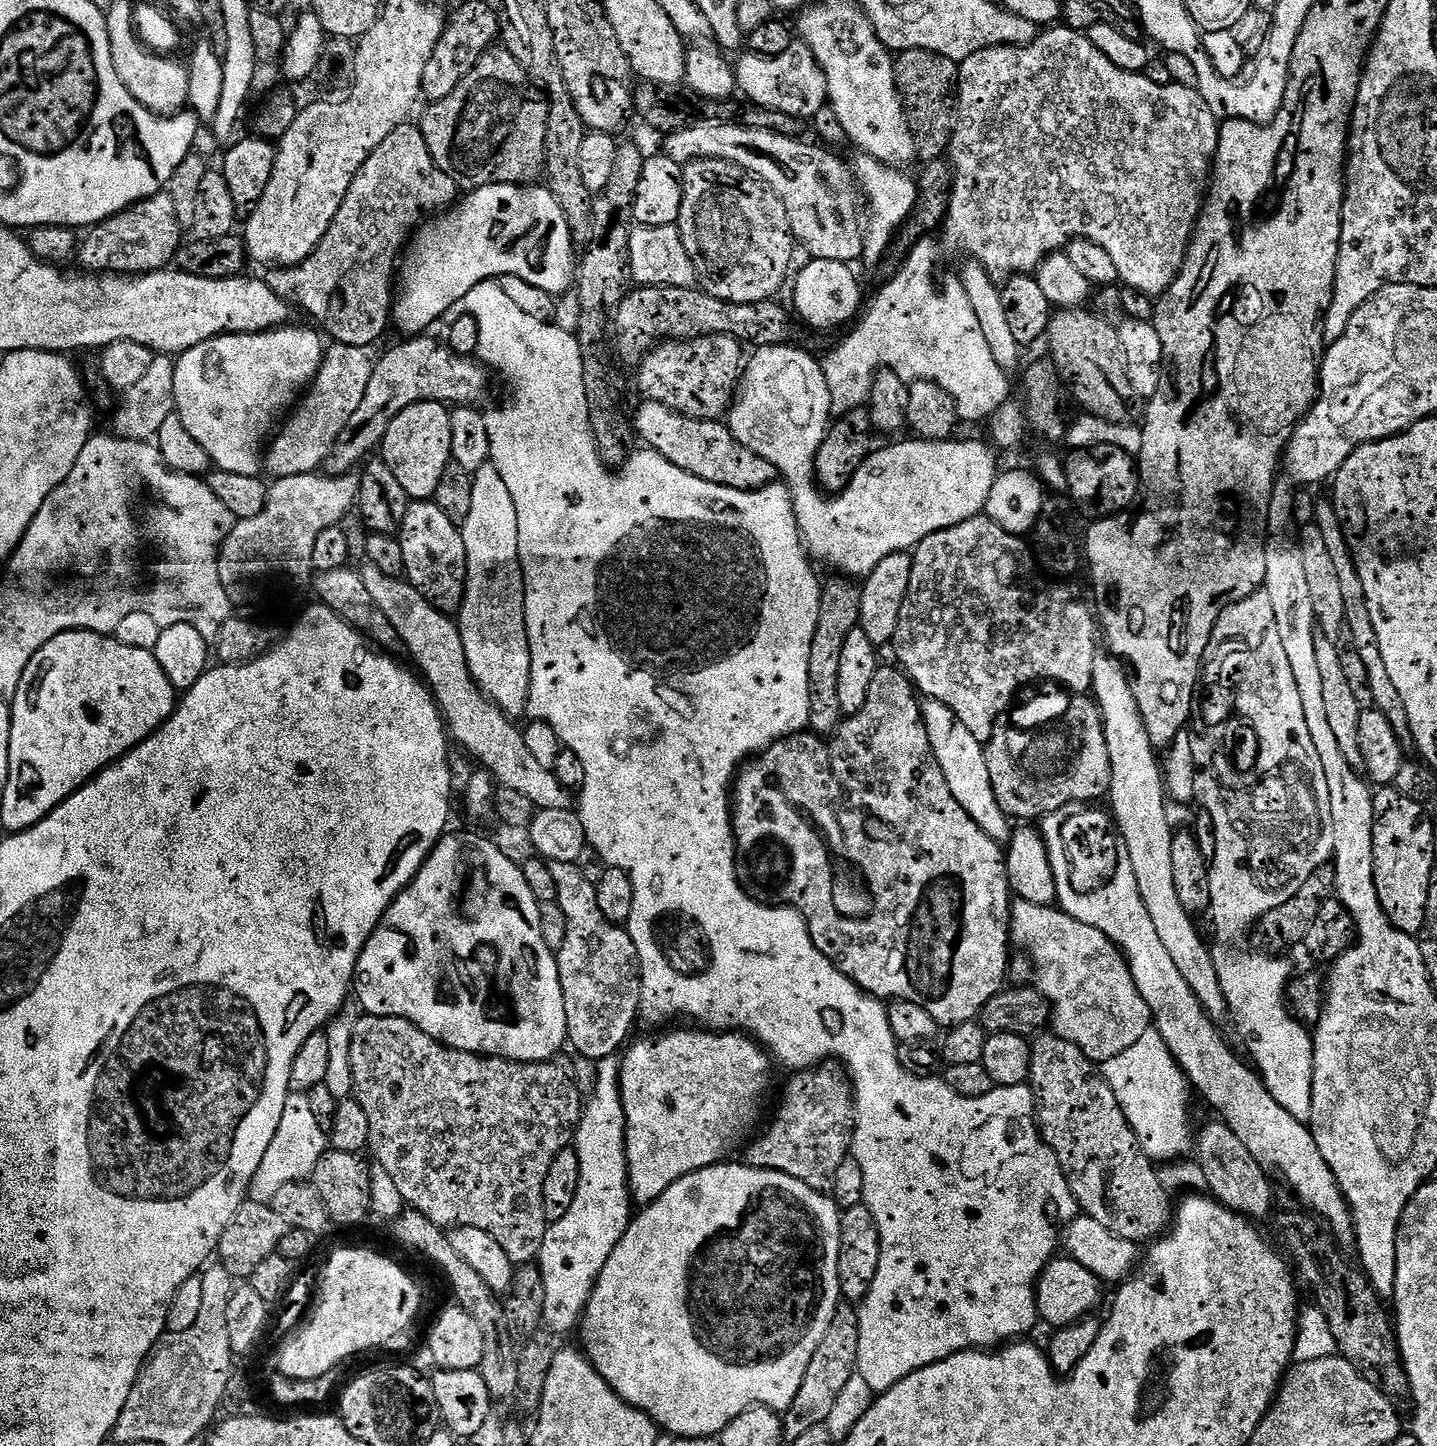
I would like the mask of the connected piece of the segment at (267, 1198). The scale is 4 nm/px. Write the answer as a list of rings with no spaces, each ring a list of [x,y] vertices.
[[[300,1092],[289,1094],[286,1107],[282,1109],[282,1122],[278,1122],[274,1142],[270,1142],[266,1158],[262,1158],[262,1166],[258,1166],[250,1182],[247,1199],[271,1205],[274,1194],[278,1194],[282,1186],[299,1180],[307,1181],[314,1166],[318,1166],[318,1158],[322,1158],[322,1154],[329,1151],[329,1148],[329,1137],[322,1130],[322,1126],[318,1126],[318,1118],[314,1118],[314,1110],[310,1110],[307,1095]]]

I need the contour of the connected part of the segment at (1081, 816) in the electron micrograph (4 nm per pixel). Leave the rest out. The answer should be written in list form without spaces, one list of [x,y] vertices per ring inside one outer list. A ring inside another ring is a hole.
[[[1087,803],[1068,804],[1056,813],[1043,817],[1042,837],[1045,847],[1048,848],[1048,862],[1056,883],[1056,904],[1060,911],[1070,914],[1070,918],[1078,918],[1078,922],[1086,922],[1086,926],[1094,926],[1108,940],[1115,942],[1128,962],[1134,986],[1138,988],[1142,1002],[1146,1002],[1150,1010],[1156,1031],[1162,1034],[1170,1054],[1179,1062],[1180,1069],[1187,1076],[1189,1085],[1195,1091],[1196,1088],[1200,1091],[1201,1098],[1217,1112],[1215,1115],[1234,1132],[1246,1149],[1250,1150],[1250,1154],[1257,1159],[1265,1172],[1277,1172],[1288,1183],[1289,1190],[1305,1204],[1301,1205],[1317,1221],[1326,1225],[1327,1231],[1337,1244],[1351,1245],[1356,1238],[1356,1229],[1352,1226],[1352,1212],[1348,1209],[1348,1203],[1330,1166],[1326,1166],[1326,1158],[1318,1154],[1318,1142],[1314,1142],[1312,1129],[1305,1121],[1294,1118],[1294,1114],[1282,1110],[1282,1106],[1274,1102],[1274,1094],[1270,1094],[1263,1080],[1243,1059],[1240,1061],[1232,1053],[1231,1046],[1216,1029],[1219,1028],[1217,1021],[1205,1012],[1194,990],[1186,986],[1186,978],[1182,978],[1178,966],[1174,966],[1166,946],[1162,946],[1157,932],[1154,931],[1150,914],[1146,914],[1146,906],[1142,906],[1142,894],[1138,894],[1138,881],[1134,879],[1134,869],[1130,866],[1130,854],[1126,854],[1126,842],[1120,836],[1115,820],[1105,809],[1103,812],[1098,807],[1100,806],[1089,806]]]

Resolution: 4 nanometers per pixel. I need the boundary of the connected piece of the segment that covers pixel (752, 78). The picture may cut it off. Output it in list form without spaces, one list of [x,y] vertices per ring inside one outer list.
[[[802,42],[793,43],[790,50],[786,50],[786,54],[778,54],[777,56],[753,56],[751,54],[744,54],[739,57],[740,61],[735,61],[734,71],[736,74],[736,87],[741,93],[745,92],[754,103],[760,108],[773,108],[776,112],[781,112],[784,116],[808,116],[814,118],[817,114],[828,104],[828,79],[826,74],[818,66],[818,62],[814,58],[814,54]]]

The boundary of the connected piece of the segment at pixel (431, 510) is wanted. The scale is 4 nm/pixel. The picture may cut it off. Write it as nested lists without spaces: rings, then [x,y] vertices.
[[[417,500],[409,503],[398,539],[406,561],[404,576],[408,583],[414,585],[439,612],[459,613],[466,590],[466,542],[462,542],[458,525],[450,522],[450,518],[446,518],[446,514],[442,514],[440,507],[432,500]]]

